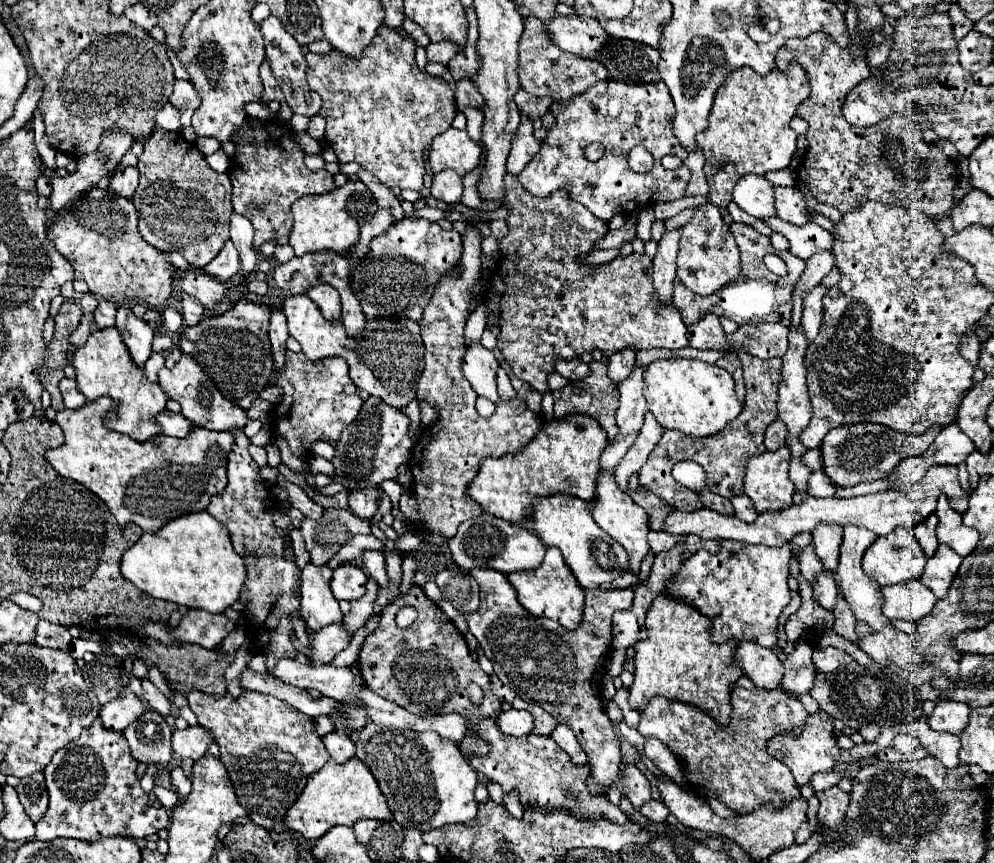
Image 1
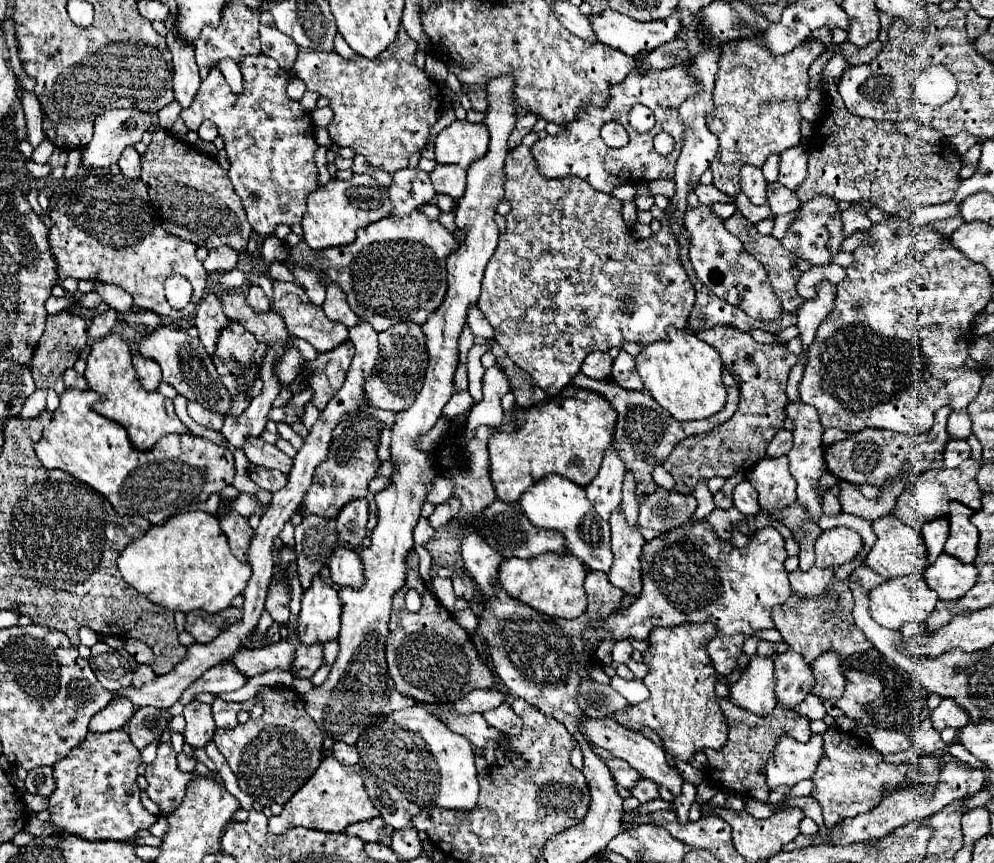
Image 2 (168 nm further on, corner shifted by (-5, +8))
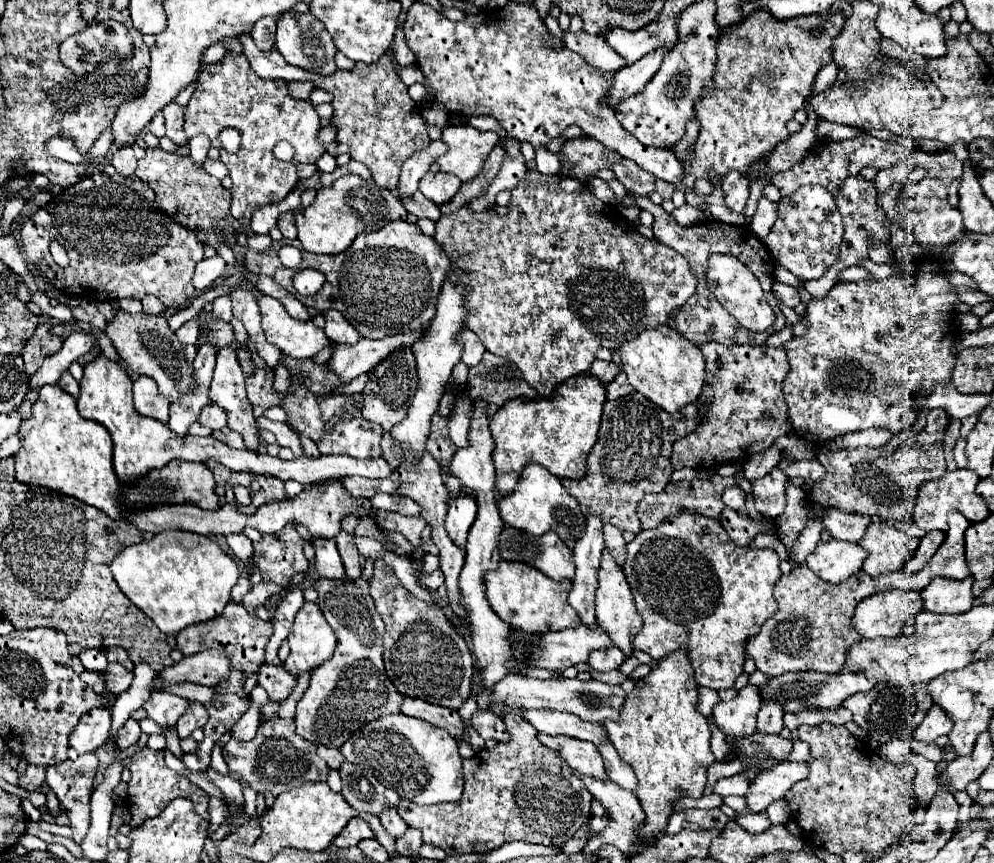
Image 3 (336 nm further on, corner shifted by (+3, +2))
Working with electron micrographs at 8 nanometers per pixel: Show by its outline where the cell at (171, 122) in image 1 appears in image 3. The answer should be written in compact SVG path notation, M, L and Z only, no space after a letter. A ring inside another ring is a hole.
M159 111L159 113L155 113L155 117L153 117L153 121L149 123L149 131L155 135L155 137L165 137L165 125L163 125L163 113Z

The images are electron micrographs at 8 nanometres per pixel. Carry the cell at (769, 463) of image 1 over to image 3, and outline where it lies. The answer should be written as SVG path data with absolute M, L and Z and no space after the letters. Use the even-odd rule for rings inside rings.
M775 467L765 477L751 481L755 509L763 517L773 519L773 517L779 517L783 513L783 507L785 507L785 483L787 483L787 475L779 467Z

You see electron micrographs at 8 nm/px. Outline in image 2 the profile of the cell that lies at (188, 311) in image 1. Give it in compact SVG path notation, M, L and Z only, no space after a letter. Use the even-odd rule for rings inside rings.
M209 293L197 305L195 327L199 331L199 339L201 339L201 343L203 343L209 357L213 357L213 353L215 353L219 333L223 331L223 327L229 327L229 323L231 323L231 319L223 313L223 307L221 307L217 295Z

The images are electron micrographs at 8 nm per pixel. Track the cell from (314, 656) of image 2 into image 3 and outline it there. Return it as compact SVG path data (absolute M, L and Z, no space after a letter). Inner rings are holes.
M263 665L257 673L257 685L269 693L271 701L283 701L297 685L297 677L291 675L283 665Z

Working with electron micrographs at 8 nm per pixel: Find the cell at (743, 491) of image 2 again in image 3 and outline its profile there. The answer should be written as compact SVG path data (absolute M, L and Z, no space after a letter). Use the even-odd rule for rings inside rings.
M729 487L725 489L723 493L723 503L735 511L743 509L745 507L745 493L739 489L739 487Z

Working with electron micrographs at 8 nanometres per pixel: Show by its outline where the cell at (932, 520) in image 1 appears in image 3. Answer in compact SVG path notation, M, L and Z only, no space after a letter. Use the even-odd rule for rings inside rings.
M931 531L931 533L927 533L925 537L921 537L915 555L913 555L911 561L907 561L907 565L905 565L905 571L907 571L907 573L917 573L919 569L923 569L923 565L935 555L935 551L937 551L939 545L943 543L943 539L945 539L945 533L943 533L943 531Z

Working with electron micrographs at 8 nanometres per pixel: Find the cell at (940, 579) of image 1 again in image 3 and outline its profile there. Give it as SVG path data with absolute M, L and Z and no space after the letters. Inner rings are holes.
M935 577L931 583L921 591L925 609L931 613L965 613L973 605L973 577L967 579L947 579Z

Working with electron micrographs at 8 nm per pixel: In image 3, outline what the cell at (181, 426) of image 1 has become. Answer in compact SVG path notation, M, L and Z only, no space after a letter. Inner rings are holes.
M207 405L205 409L201 409L197 421L199 421L199 425L209 427L211 431L217 431L217 429L223 429L227 425L227 415L217 405Z

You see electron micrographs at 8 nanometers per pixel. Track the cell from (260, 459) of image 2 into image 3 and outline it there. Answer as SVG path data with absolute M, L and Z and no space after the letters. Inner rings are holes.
M223 427L215 433L211 433L211 437L215 437L219 443L223 443L227 447L233 447L233 449L247 449L245 443L243 443L243 437L239 437L239 433L231 431L229 427Z

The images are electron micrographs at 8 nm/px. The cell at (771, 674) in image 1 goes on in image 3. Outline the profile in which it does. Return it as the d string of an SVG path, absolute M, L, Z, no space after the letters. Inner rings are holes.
M745 685L735 695L735 699L719 701L713 709L713 717L727 737L751 735L757 727L757 713L761 709L761 703L761 689L755 685Z

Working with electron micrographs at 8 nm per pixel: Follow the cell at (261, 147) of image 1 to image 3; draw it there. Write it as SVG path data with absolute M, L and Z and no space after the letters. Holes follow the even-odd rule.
M231 53L201 71L199 85L185 107L185 135L189 139L199 133L209 135L211 145L221 153L221 163L229 169L229 177L233 181L231 215L243 227L251 225L255 209L279 203L295 189L299 181L297 165L315 163L325 153L325 149L317 143L319 129L319 115L313 105L291 97L287 81L263 79L251 69L247 57L231 57ZM223 127L235 127L243 135L241 147L235 155L225 153L217 139ZM279 141L289 141L293 145L295 155L291 161L281 161L273 155L273 147Z

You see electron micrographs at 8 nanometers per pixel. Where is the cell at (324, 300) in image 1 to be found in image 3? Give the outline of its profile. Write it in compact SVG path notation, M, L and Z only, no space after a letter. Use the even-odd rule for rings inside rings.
M327 309L325 313L325 333L333 343L345 343L345 345L355 345L355 341L359 341L359 333L355 333L355 329L351 329L349 321L345 321L339 311L335 309Z

